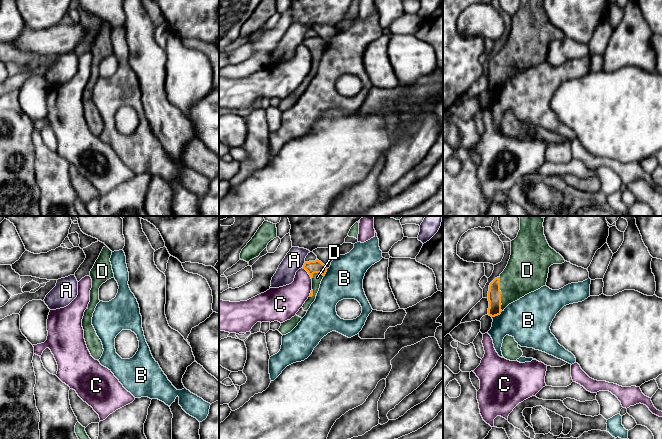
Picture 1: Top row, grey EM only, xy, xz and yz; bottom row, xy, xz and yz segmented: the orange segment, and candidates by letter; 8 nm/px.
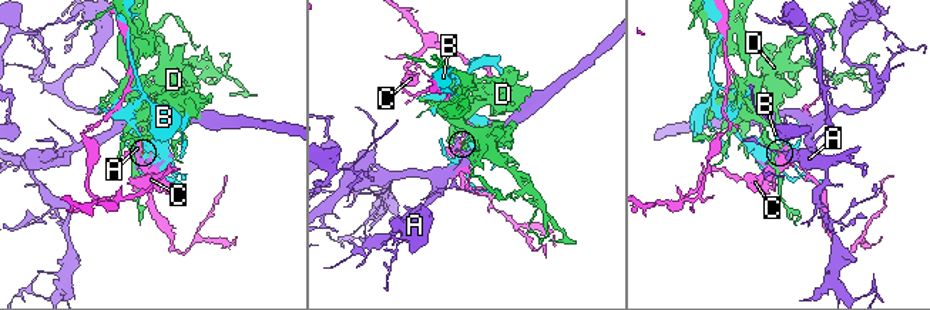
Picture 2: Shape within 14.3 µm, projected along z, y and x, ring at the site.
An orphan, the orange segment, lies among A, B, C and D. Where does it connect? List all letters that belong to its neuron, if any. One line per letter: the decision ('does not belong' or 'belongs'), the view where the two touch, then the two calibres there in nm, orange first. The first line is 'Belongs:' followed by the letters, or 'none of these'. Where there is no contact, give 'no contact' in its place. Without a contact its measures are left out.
Belongs: D
A: does not belong; contact in xz; calibres 100 and 160 nm
B: does not belong; contact in yz; calibres 110 and 360 nm
C: does not belong; contact in xz; calibres 100 and 220 nm
D: belongs; contact in yz; calibres 110 and 320 nm

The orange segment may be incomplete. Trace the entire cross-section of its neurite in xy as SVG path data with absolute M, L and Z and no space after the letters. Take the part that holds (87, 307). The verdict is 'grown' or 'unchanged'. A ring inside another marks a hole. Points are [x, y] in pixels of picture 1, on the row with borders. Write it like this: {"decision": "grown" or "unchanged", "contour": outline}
{"decision": "grown", "contour": "M103 247L98 259L90 271L92 279L92 288L90 290L90 302L84 312L82 319L82 327L84 330L84 339L91 356L95 360L99 360L103 354L103 345L96 334L92 325L92 317L99 300L99 288L107 280L114 277L110 258L112 251L107 247Z"}

